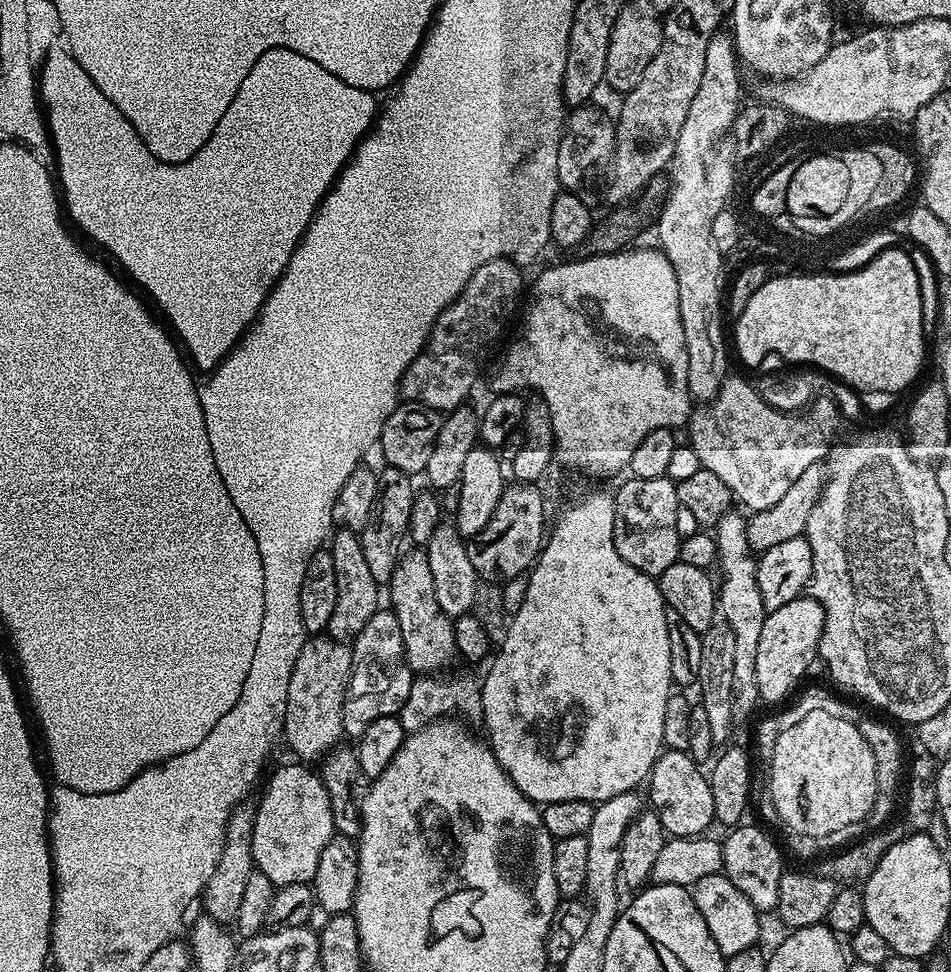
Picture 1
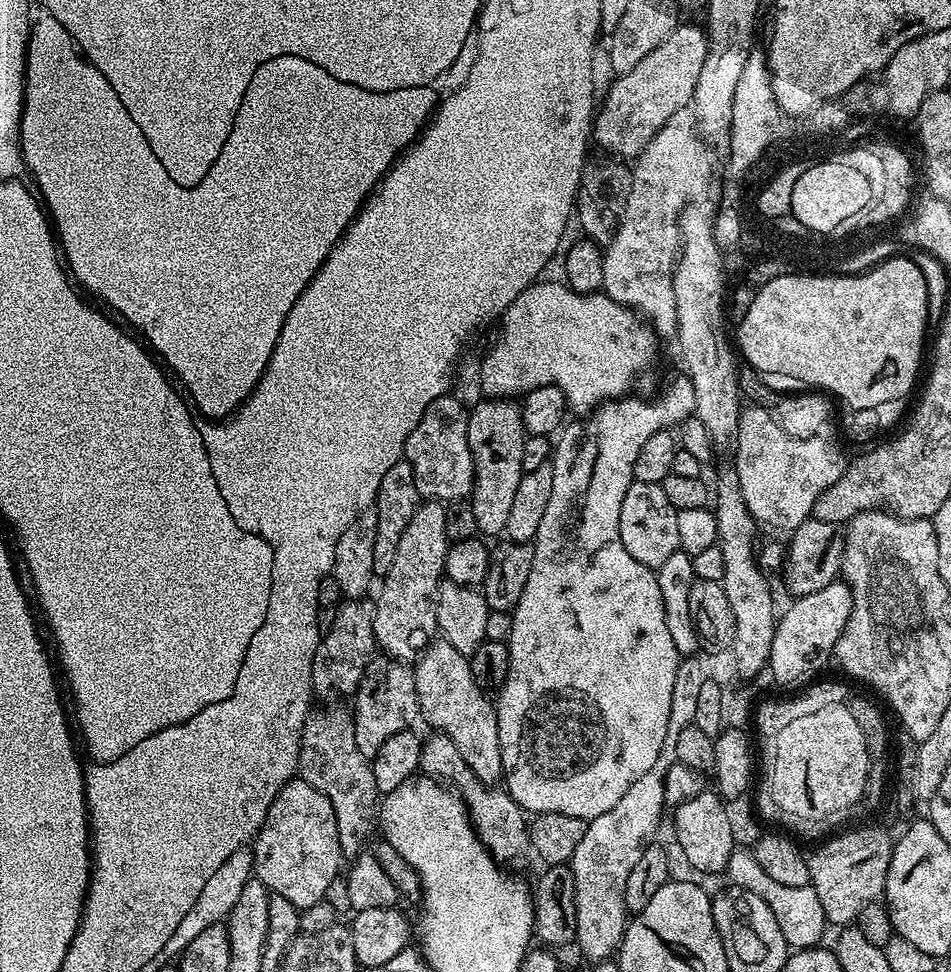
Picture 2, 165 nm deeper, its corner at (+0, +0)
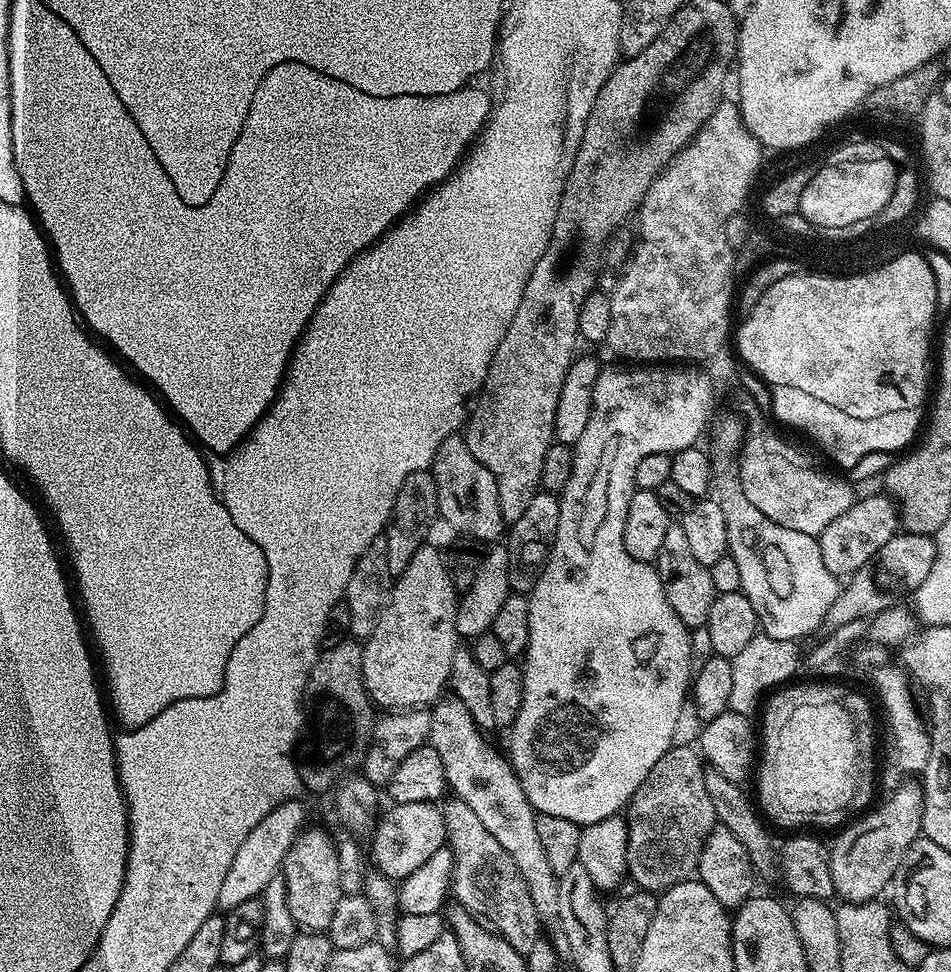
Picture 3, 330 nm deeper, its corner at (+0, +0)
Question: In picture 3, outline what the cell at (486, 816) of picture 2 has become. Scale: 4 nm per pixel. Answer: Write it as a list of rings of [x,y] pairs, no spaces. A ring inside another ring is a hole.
[[[455,798],[449,799],[448,805],[443,805],[443,833],[446,846],[452,851],[452,887],[451,895],[456,896],[455,903],[464,908],[470,915],[491,928],[514,948],[516,952],[527,954],[530,946],[541,935],[540,923],[528,883],[522,878],[518,866],[510,858],[504,842],[497,842],[482,826],[466,806],[466,802]]]

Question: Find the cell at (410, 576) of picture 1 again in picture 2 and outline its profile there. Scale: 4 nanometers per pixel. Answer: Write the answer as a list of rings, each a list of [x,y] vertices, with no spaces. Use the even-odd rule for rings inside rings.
[[[436,638],[419,653],[415,664],[414,686],[422,720],[425,720],[432,730],[439,730],[450,737],[467,762],[468,769],[480,779],[481,784],[492,786],[492,783],[499,781],[504,774],[496,709],[489,693],[480,688],[475,680],[469,657],[458,654],[458,650],[450,646],[450,642]]]

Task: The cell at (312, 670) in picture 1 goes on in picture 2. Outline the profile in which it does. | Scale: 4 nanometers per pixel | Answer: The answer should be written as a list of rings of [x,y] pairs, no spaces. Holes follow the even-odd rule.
[[[332,704],[317,712],[316,709],[309,711],[304,729],[300,732],[298,776],[330,798],[330,806],[334,806],[334,818],[338,822],[341,853],[348,858],[361,855],[364,835],[371,830],[378,808],[378,781],[375,767],[355,745],[355,722],[347,707],[344,709]]]

